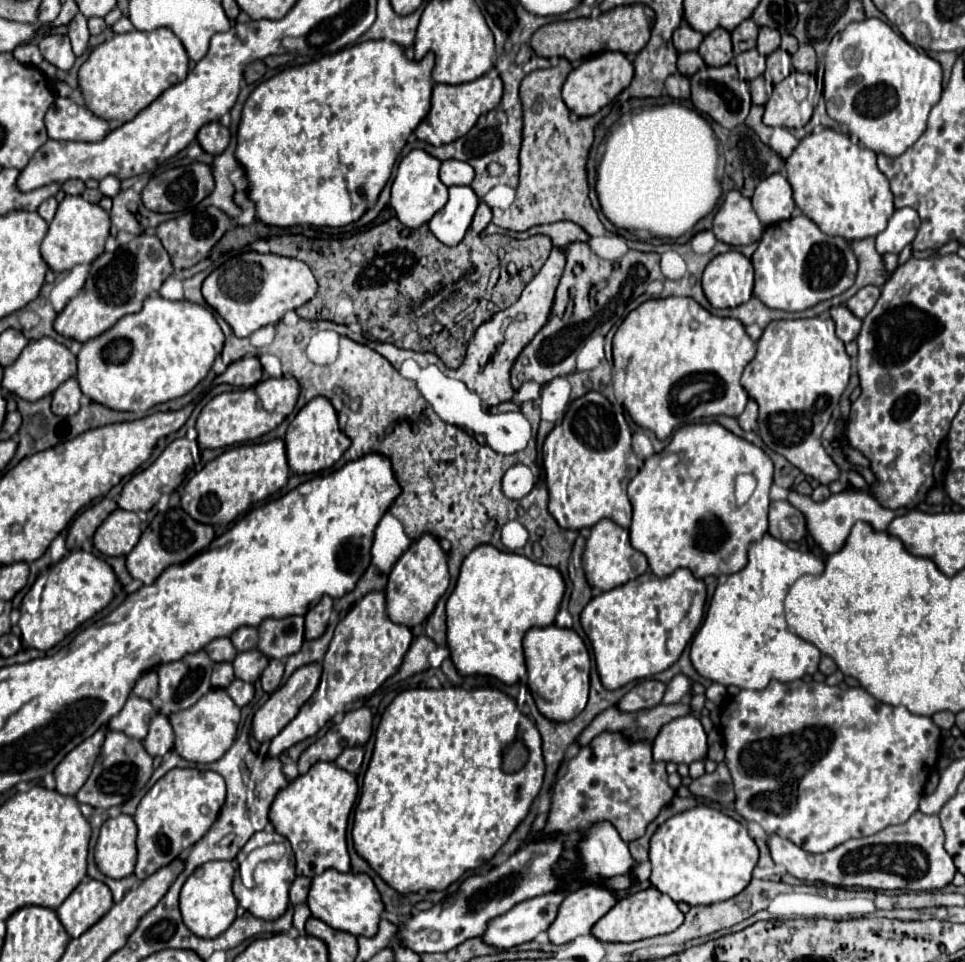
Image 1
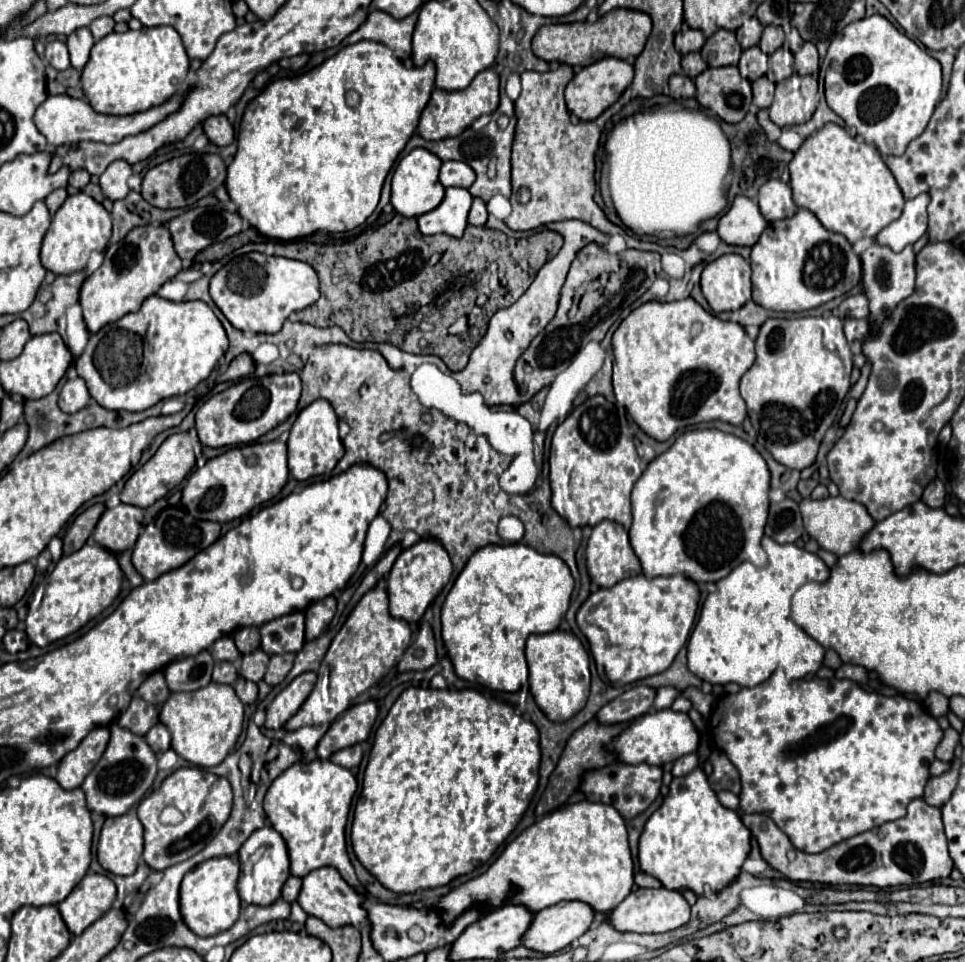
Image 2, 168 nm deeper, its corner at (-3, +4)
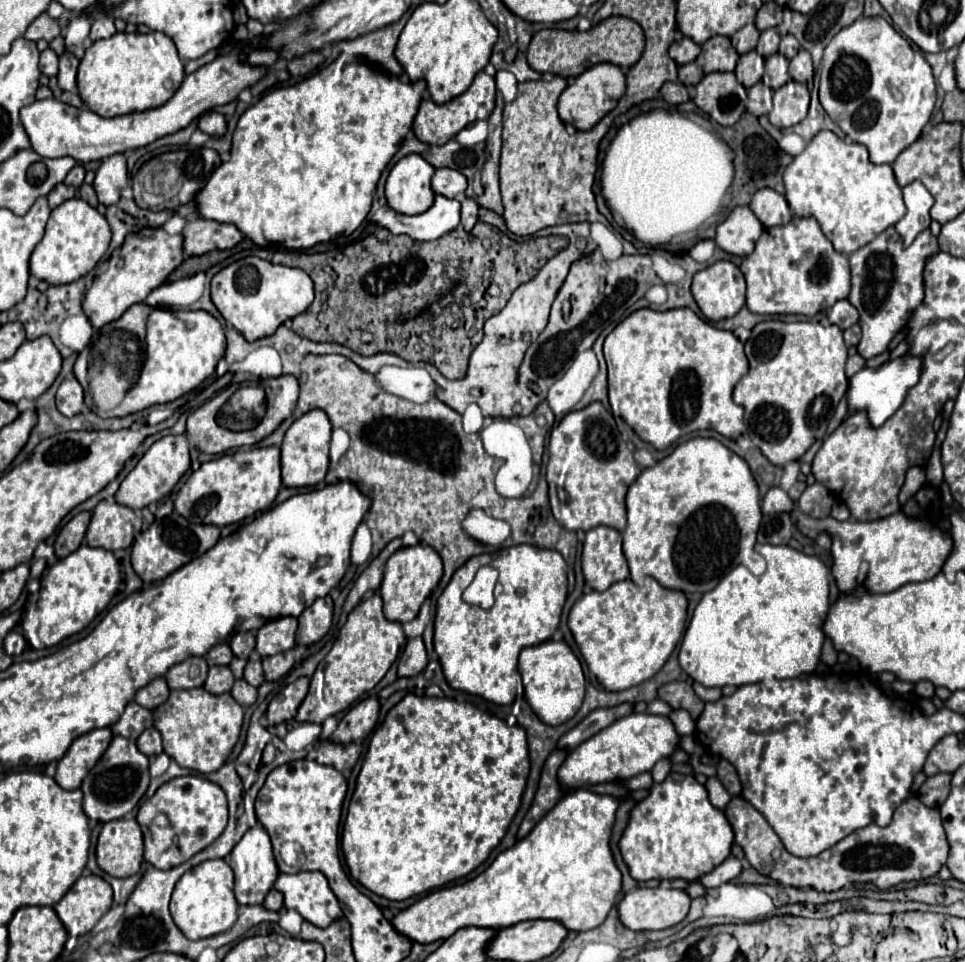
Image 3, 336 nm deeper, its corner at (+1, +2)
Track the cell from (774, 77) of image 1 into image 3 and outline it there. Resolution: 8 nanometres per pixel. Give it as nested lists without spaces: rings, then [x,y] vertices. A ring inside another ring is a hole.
[[[776,53],[772,57],[768,57],[765,60],[766,73],[764,75],[764,82],[772,89],[778,89],[780,85],[788,83],[790,81],[789,60]]]

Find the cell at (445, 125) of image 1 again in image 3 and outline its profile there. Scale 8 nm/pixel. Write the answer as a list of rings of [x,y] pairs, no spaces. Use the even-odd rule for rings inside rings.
[[[480,71],[470,89],[464,91],[462,95],[454,97],[452,101],[444,103],[444,105],[438,105],[434,103],[432,99],[426,99],[422,101],[420,109],[418,109],[418,115],[414,119],[414,133],[420,141],[428,143],[428,145],[444,145],[446,141],[450,141],[460,129],[464,129],[466,125],[478,121],[478,119],[488,119],[492,109],[494,109],[494,97],[496,97],[496,87],[494,87],[494,77],[486,75],[484,71]]]

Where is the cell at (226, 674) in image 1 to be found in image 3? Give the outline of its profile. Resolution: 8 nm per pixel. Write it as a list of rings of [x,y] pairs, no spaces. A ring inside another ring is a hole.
[[[210,667],[204,689],[214,695],[220,695],[220,693],[228,693],[232,689],[232,683],[234,683],[234,677],[230,667]]]

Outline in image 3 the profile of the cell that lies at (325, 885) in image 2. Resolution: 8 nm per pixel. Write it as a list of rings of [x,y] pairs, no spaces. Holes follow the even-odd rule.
[[[320,871],[296,875],[280,873],[274,889],[284,893],[286,909],[298,911],[306,921],[318,927],[328,927],[330,921],[336,921],[344,915],[334,891]]]

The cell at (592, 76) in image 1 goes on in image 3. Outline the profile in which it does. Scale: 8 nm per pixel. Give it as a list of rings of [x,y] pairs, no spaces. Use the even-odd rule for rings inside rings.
[[[598,63],[590,69],[586,69],[582,75],[574,79],[572,85],[568,85],[560,99],[558,99],[558,113],[564,123],[572,123],[580,131],[592,129],[608,111],[616,107],[620,97],[626,91],[626,77],[618,65],[612,63]]]

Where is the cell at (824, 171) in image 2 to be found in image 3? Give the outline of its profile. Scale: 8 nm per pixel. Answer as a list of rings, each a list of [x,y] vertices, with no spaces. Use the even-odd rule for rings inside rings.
[[[830,131],[816,133],[806,149],[794,157],[784,171],[784,187],[792,213],[798,217],[816,217],[834,249],[846,255],[896,225],[906,213],[902,189],[894,179],[892,167],[874,165],[864,145],[844,143]]]

